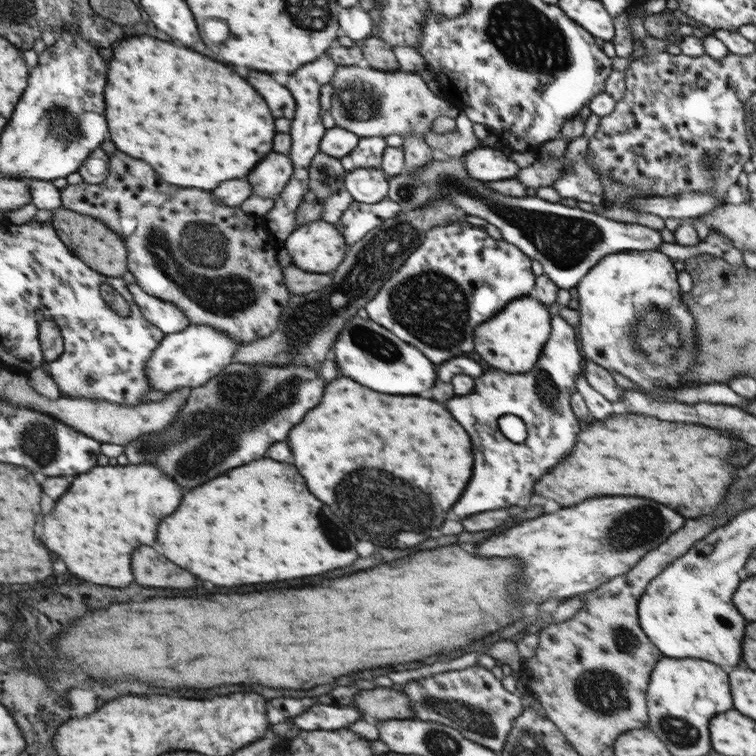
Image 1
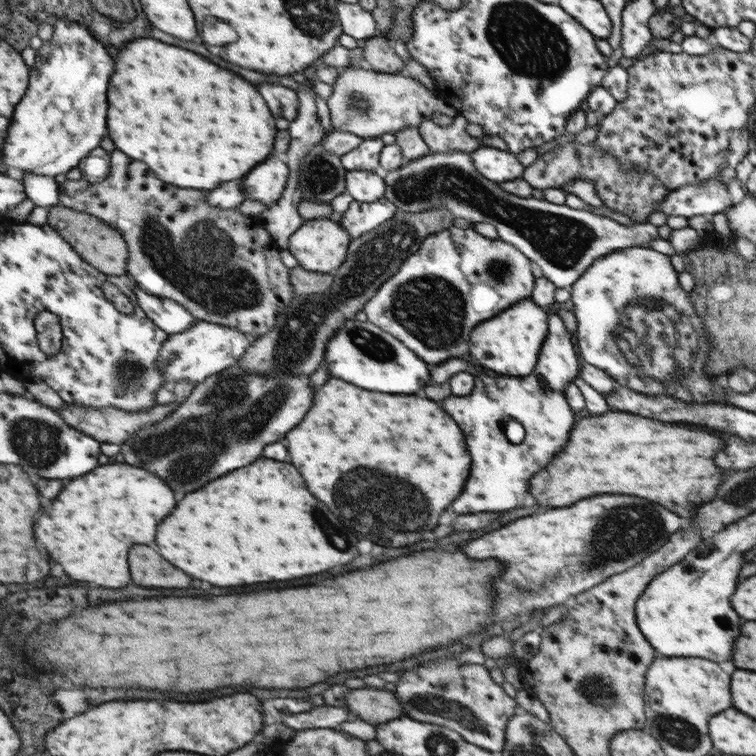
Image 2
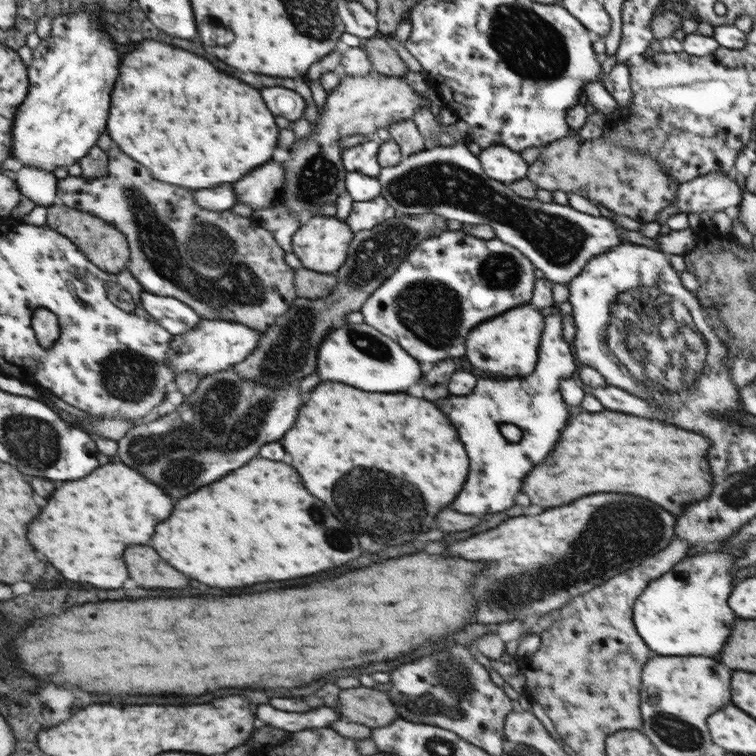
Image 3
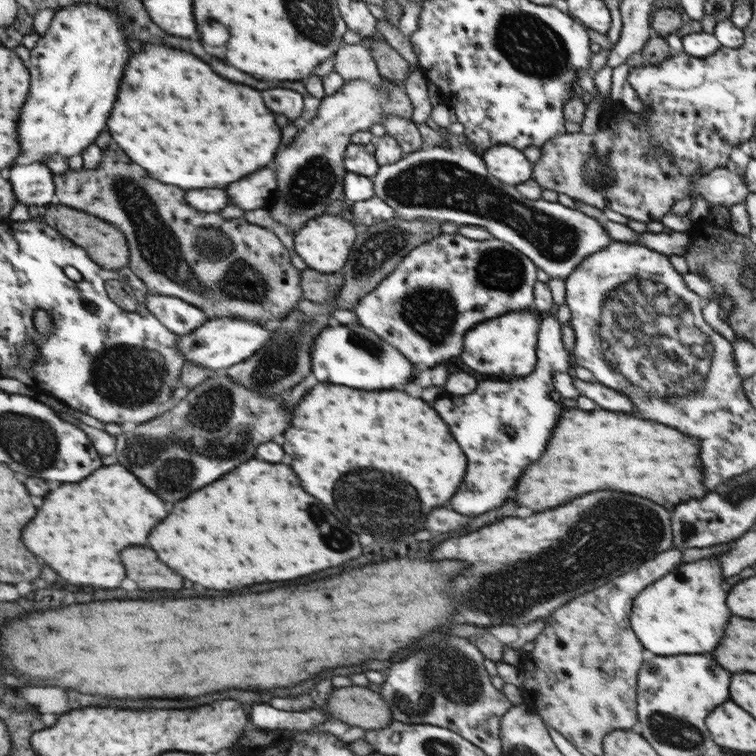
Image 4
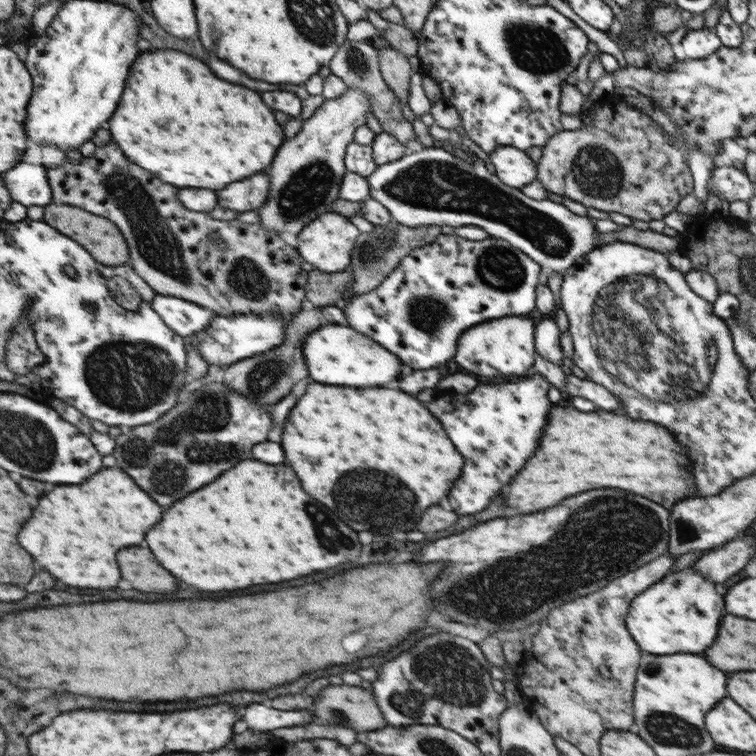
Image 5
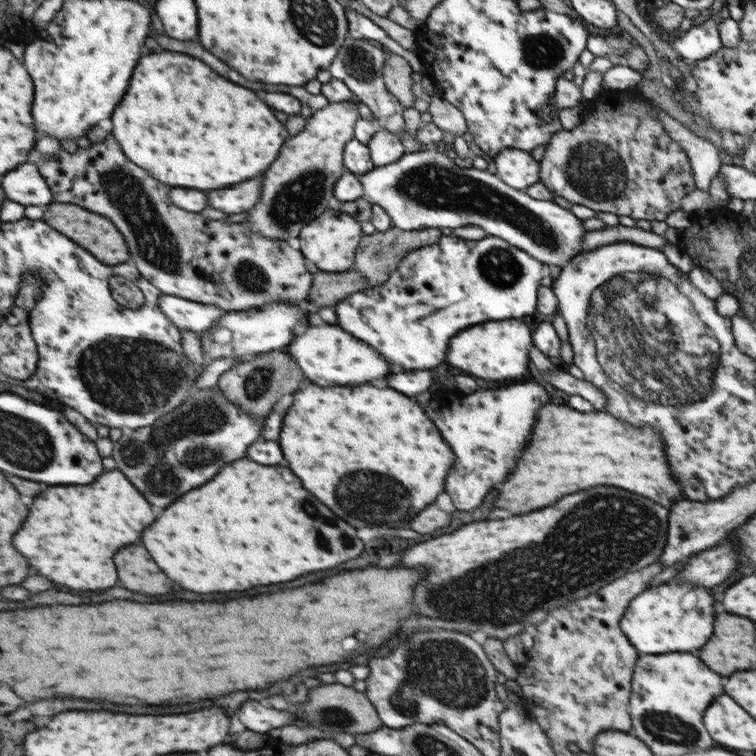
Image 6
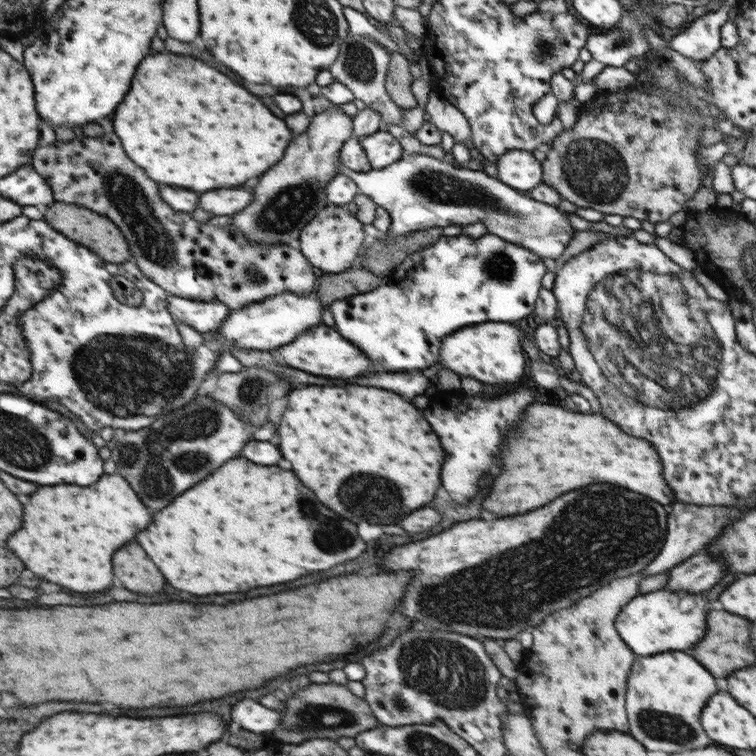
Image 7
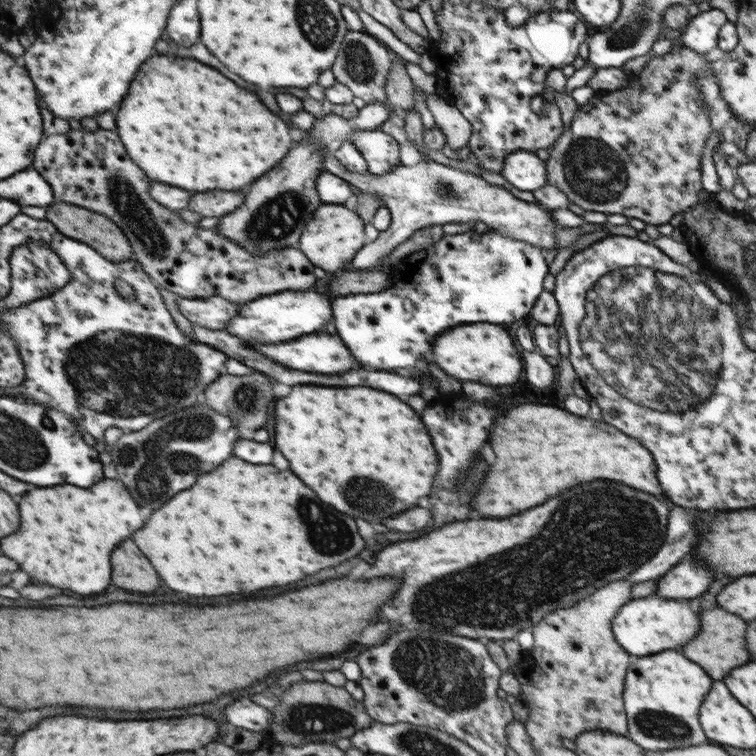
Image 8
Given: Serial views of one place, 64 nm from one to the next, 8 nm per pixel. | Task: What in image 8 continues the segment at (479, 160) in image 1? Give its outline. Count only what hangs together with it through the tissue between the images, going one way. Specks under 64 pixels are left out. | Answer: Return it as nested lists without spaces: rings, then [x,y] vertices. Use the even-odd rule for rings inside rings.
[[[515,151],[505,157],[500,174],[513,188],[533,192],[546,185],[546,168],[535,154]]]

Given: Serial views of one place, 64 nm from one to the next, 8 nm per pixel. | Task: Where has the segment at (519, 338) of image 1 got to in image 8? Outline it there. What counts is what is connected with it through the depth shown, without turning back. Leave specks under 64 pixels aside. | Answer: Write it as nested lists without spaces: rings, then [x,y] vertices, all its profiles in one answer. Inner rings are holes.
[[[463,324],[463,328],[451,328],[451,332],[439,336],[431,348],[437,366],[461,382],[471,380],[489,386],[505,386],[513,384],[521,372],[521,358],[513,346],[511,334],[499,324]]]

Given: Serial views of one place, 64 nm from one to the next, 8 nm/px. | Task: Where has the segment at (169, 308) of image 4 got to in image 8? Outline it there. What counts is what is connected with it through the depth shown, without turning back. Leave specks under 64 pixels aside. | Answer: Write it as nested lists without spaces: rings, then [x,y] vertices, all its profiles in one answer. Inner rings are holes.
[[[224,296],[210,298],[183,298],[177,300],[178,310],[192,324],[211,330],[225,331],[243,305],[231,302]]]

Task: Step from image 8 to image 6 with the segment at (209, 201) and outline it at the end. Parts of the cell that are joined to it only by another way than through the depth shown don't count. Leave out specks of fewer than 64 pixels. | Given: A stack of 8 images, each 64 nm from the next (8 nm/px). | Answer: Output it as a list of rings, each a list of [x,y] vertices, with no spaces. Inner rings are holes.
[[[255,178],[247,184],[235,184],[231,188],[209,192],[210,206],[227,214],[239,214],[253,210],[262,199],[263,180]]]

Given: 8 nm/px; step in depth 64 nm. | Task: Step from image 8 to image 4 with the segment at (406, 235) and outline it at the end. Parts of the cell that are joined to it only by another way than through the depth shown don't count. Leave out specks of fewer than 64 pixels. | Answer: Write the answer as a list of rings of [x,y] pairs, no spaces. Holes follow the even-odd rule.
[[[461,139],[449,145],[406,153],[397,162],[378,167],[370,179],[374,195],[394,210],[395,217],[406,221],[433,219],[440,224],[453,222],[458,227],[485,227],[491,238],[518,249],[549,279],[564,281],[586,256],[613,242],[603,229],[604,219],[591,218],[557,201],[523,197],[513,185],[491,176],[482,157],[473,153],[473,148]]]

